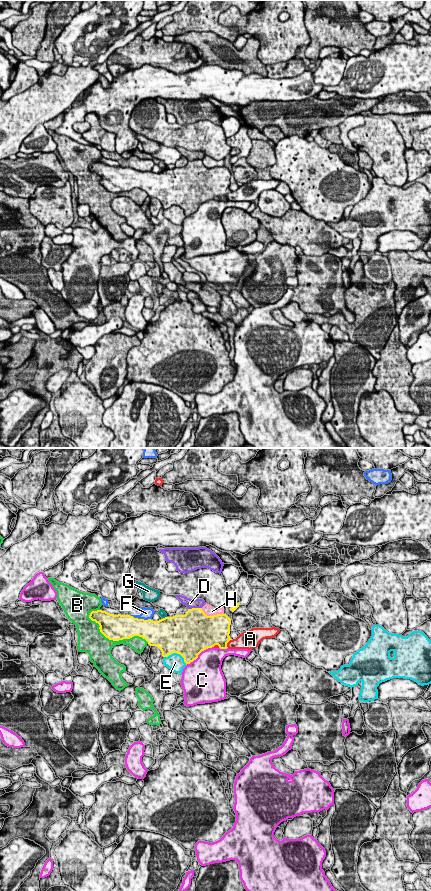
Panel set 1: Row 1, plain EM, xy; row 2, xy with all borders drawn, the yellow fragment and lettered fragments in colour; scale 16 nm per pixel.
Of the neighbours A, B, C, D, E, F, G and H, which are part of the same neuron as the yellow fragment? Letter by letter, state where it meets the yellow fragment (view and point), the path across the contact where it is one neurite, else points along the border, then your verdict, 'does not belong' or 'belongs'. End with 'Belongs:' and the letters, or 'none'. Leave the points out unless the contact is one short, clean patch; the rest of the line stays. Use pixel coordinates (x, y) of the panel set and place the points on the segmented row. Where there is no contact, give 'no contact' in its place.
A: xy (227, 642) | does not belong
B: xy (115, 640) | does not belong
C: xy (199, 653) | does not belong
D: xy (194, 608) | does not belong
E: xy (177, 653) | does not belong
F: xy (141, 619) | does not belong
G: xy (165, 617) | does not belong
H: xy (213, 615) | does not belong
Belongs: none

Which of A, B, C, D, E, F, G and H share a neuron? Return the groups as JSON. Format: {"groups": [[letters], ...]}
{"groups": [["A"], ["B"], ["C"], ["D"], ["E"], ["F"], ["G", "H"]]}

